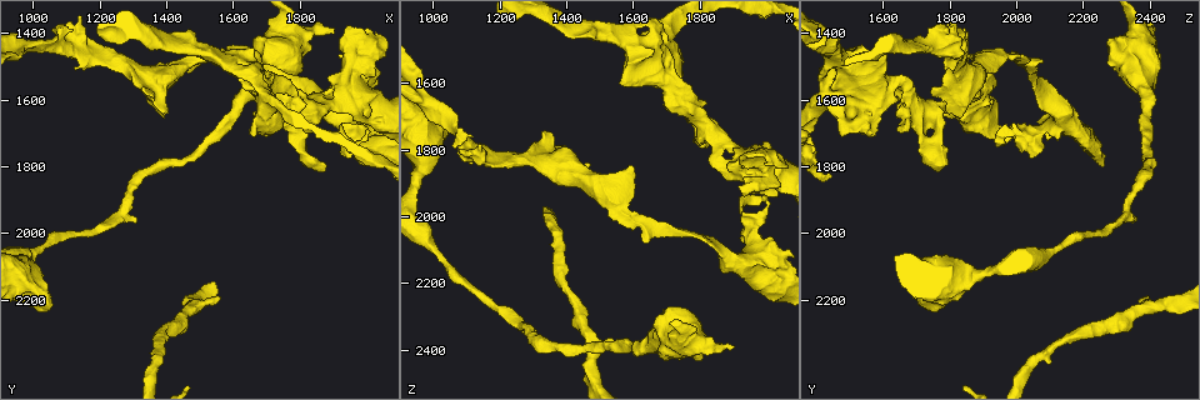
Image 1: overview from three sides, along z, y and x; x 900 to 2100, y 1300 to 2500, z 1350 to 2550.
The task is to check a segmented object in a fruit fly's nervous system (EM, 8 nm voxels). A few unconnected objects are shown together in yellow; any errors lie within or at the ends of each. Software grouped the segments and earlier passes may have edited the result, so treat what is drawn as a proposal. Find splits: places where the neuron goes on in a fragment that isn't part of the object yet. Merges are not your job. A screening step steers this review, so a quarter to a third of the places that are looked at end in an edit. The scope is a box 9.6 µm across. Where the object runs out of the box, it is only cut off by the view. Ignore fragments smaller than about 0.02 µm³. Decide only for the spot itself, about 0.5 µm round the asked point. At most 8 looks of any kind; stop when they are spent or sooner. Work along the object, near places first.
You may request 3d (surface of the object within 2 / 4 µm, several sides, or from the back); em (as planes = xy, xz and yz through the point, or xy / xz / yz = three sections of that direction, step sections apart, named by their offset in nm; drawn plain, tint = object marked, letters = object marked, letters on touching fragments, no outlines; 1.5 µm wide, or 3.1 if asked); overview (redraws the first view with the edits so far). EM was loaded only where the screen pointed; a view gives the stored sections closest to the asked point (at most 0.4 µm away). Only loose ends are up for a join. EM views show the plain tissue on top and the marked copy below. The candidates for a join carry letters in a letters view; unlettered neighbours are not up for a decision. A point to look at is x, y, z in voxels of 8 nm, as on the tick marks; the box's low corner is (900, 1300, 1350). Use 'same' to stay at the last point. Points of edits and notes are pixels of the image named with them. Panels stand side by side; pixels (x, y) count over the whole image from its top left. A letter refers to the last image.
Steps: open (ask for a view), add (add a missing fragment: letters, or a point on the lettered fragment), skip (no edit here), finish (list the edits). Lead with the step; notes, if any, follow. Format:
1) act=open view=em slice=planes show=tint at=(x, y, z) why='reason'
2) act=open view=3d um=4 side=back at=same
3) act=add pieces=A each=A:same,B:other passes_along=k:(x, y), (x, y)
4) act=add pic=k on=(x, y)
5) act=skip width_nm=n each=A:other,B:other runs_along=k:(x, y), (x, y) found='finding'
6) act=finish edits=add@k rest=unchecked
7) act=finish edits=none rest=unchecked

act=open view=em slice=xz step=4 show=letters at=(1560, 2200, 2400) why='branch stops here'

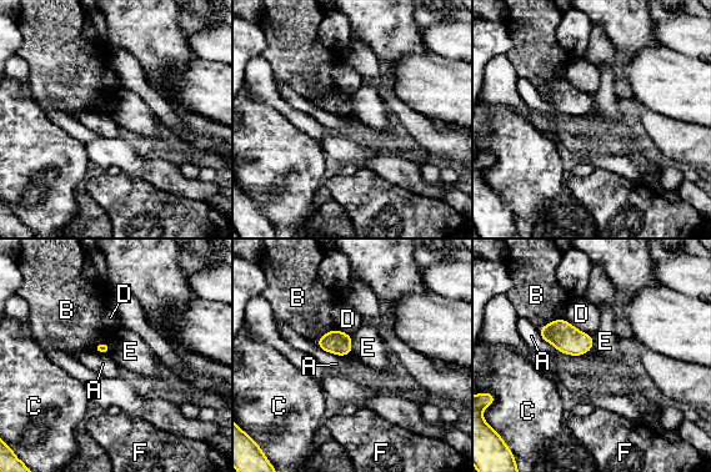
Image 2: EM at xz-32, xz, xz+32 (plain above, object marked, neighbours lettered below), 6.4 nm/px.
act=skip each=A:other,B:other,C:other,D:other,E:other,F:other border=2:(350, 335), (351, 352) found='none of them fits'

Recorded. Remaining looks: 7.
act=open view=3d um=2 side=back at=(1400, 1650, 1830) why='free end'

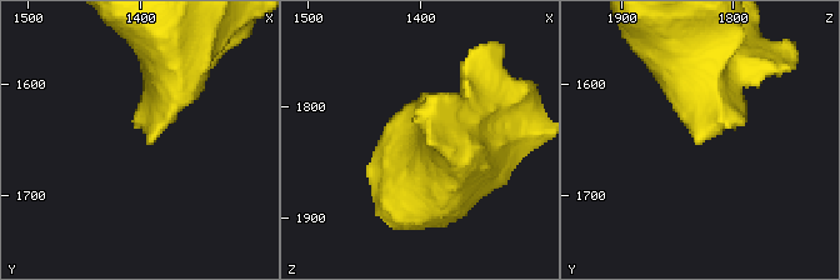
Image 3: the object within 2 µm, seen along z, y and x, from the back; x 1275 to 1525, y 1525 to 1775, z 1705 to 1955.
act=open view=em slice=planes show=letters at=(1396, 1654, 1832)

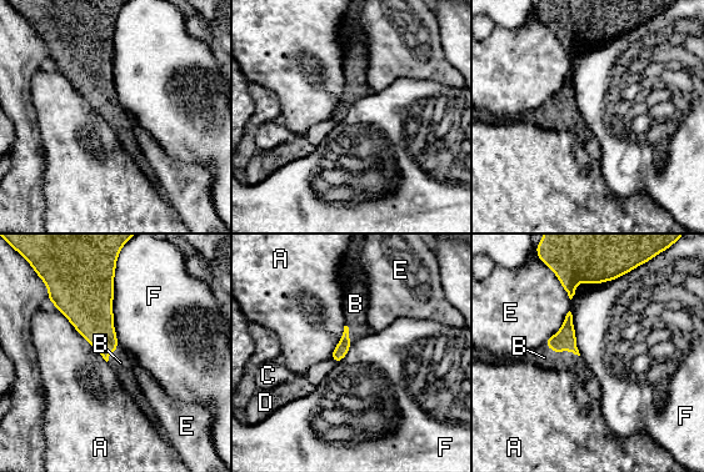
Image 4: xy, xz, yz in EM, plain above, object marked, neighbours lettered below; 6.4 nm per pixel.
act=add pic=4 on=(544, 357) longest_contact=A:460nm each=A:other,B:same,C:other,D:other,E:other,F:other found='the neuron continues'

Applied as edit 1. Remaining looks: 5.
act=open view=overview

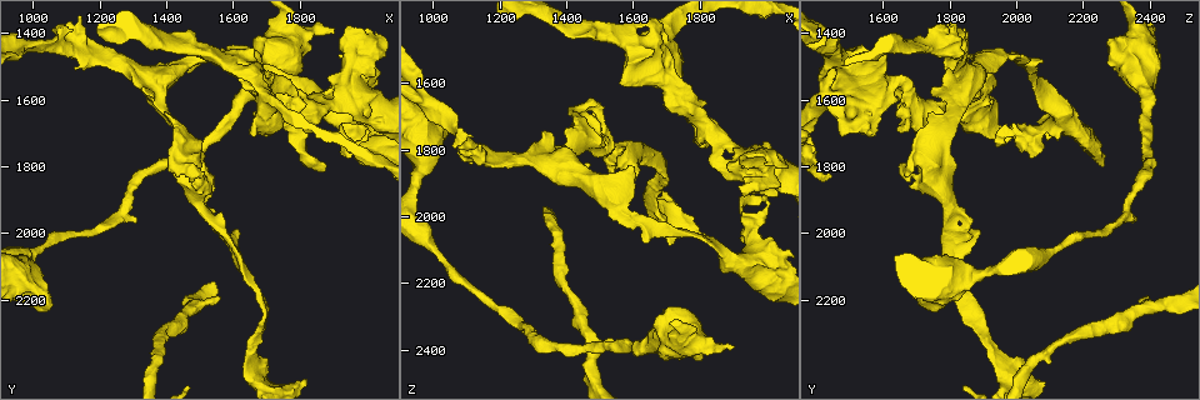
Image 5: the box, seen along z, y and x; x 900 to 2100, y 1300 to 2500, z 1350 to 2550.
act=open view=em slice=planes show=letters at=(1050, 2210, 1730)

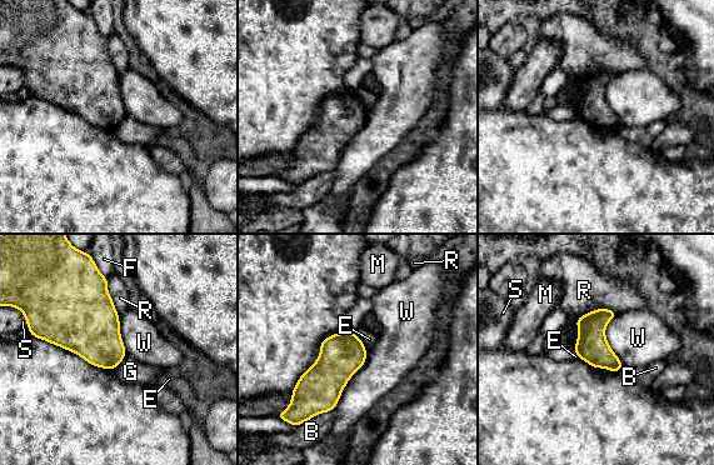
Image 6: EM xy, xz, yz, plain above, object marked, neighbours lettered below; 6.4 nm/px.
act=skip each=B:other,E:other,F:other,G:other,M:other,R:other,S:other,W:other found='none of them fits'

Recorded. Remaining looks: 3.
act=finish edits=add@4 rest=unchecked

